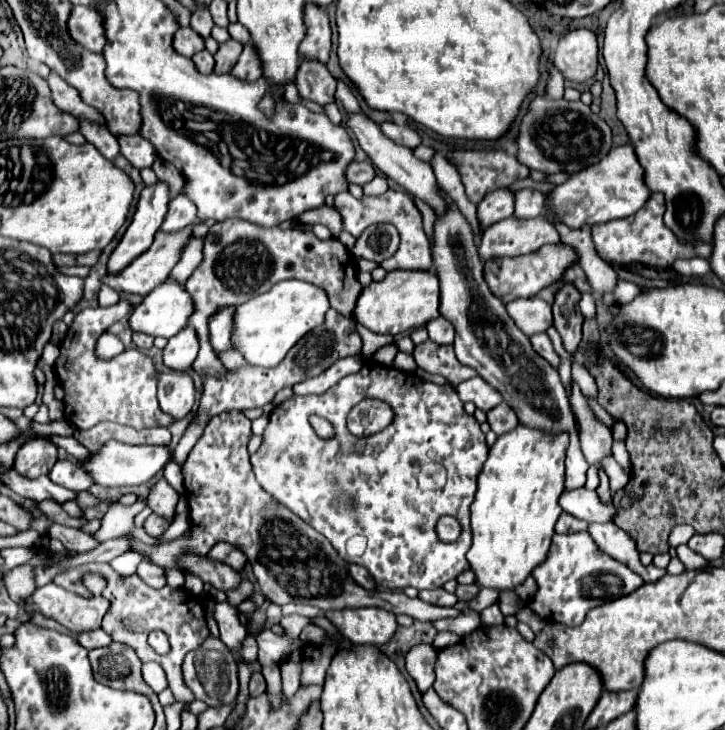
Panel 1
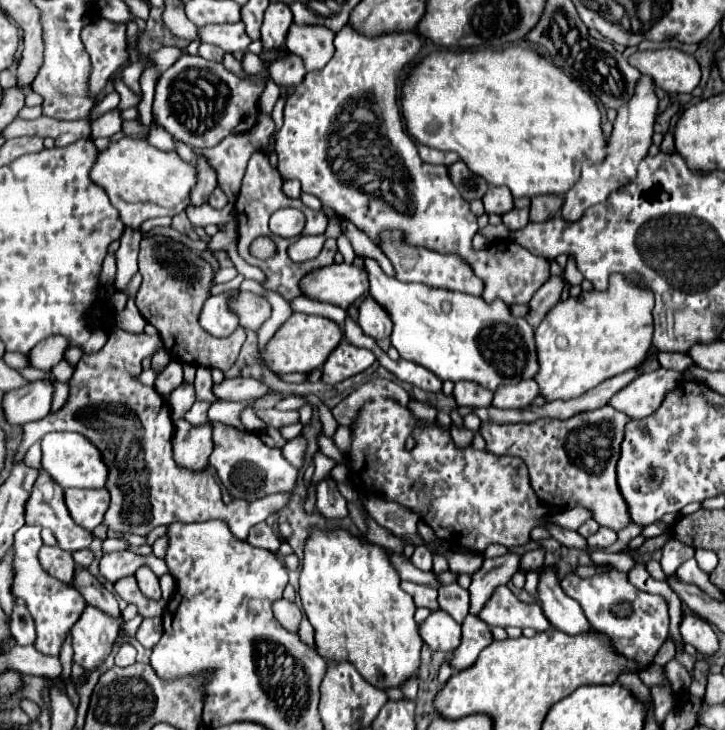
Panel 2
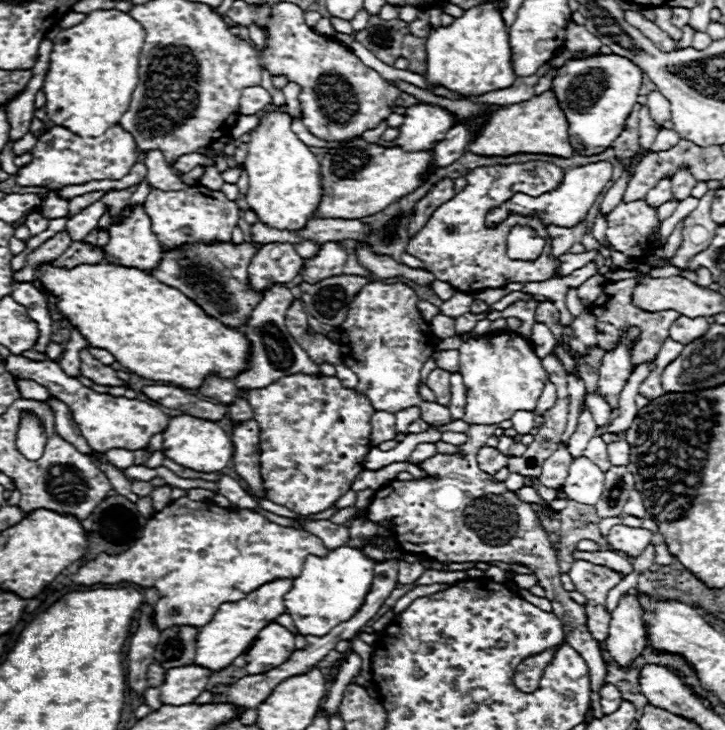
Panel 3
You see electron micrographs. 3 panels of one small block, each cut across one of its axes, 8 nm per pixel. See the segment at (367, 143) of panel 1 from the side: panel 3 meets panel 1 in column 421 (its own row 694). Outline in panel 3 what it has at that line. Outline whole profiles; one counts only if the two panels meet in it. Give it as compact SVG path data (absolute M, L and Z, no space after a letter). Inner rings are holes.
M182 666L180 670L166 670L166 678L160 690L160 702L162 704L190 704L196 696L200 696L206 690L210 670L200 666Z

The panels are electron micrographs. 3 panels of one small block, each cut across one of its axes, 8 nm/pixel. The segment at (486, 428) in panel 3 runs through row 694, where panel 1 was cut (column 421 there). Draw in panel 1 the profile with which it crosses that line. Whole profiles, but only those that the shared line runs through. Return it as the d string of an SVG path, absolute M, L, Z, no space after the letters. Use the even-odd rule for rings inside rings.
M438 588L438 590L420 590L418 598L424 600L424 602L430 602L434 606L454 606L458 602L458 598L454 594L450 594L450 592L446 592L444 588Z

